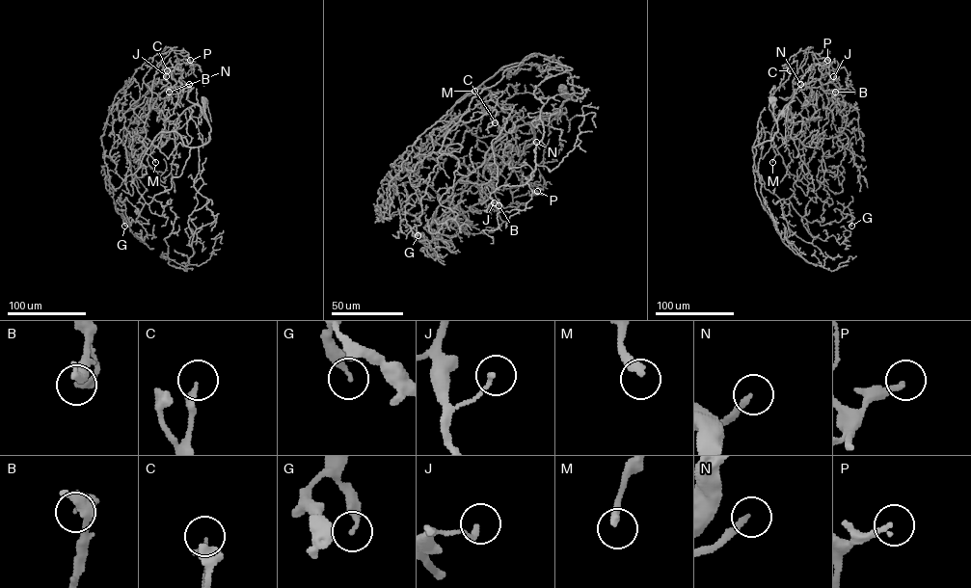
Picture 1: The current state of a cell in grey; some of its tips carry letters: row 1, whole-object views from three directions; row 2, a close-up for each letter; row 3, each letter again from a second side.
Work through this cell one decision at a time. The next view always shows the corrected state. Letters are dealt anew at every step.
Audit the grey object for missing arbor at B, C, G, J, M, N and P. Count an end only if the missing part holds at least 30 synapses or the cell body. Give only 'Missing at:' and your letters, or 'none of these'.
Missing at: M, N

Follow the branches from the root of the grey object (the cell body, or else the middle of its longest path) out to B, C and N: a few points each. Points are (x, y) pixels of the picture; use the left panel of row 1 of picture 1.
B: (204, 100), (208, 121), (202, 108), (187, 99), (187, 85), (167, 87), (163, 91), (169, 92)
C: (204, 100), (206, 144), (187, 146), (176, 132), (160, 132), (146, 153), (157, 146), (178, 97), (167, 70)
N: (204, 100), (208, 121), (202, 108), (187, 99), (189, 84)

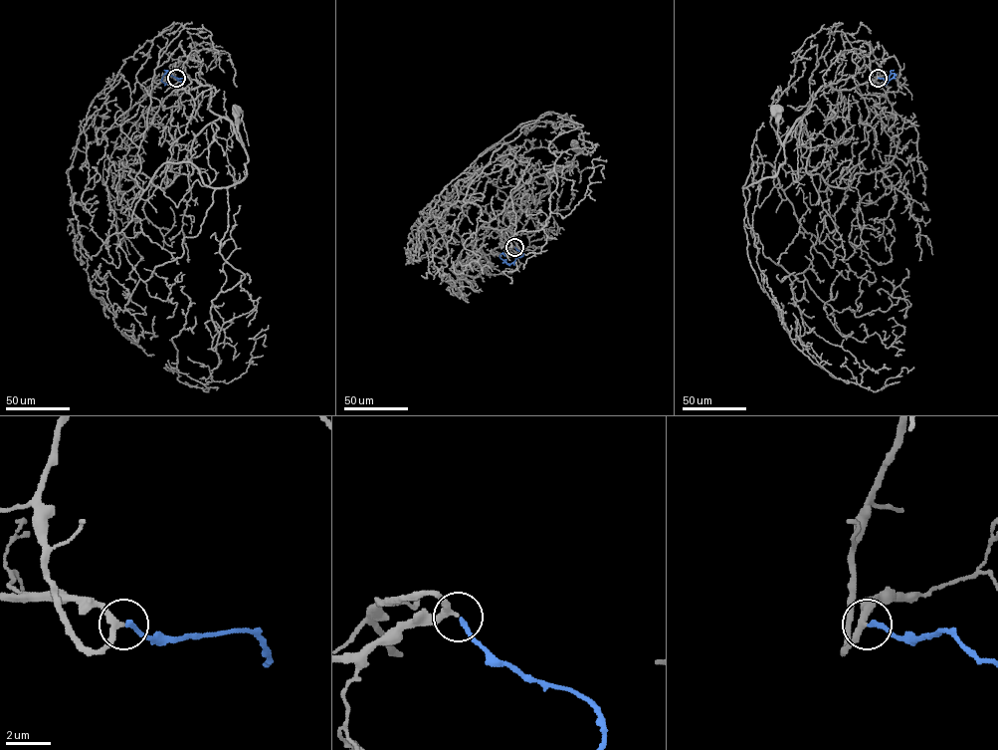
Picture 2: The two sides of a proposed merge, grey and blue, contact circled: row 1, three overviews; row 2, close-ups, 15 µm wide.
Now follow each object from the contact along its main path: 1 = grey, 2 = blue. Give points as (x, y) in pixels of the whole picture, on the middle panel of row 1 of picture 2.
1: (514, 247), (504, 246), (505, 231), (548, 191), (547, 177), (582, 151), (575, 145)
2: (514, 247), (523, 255), (513, 262), (507, 264), (499, 258), (502, 254)

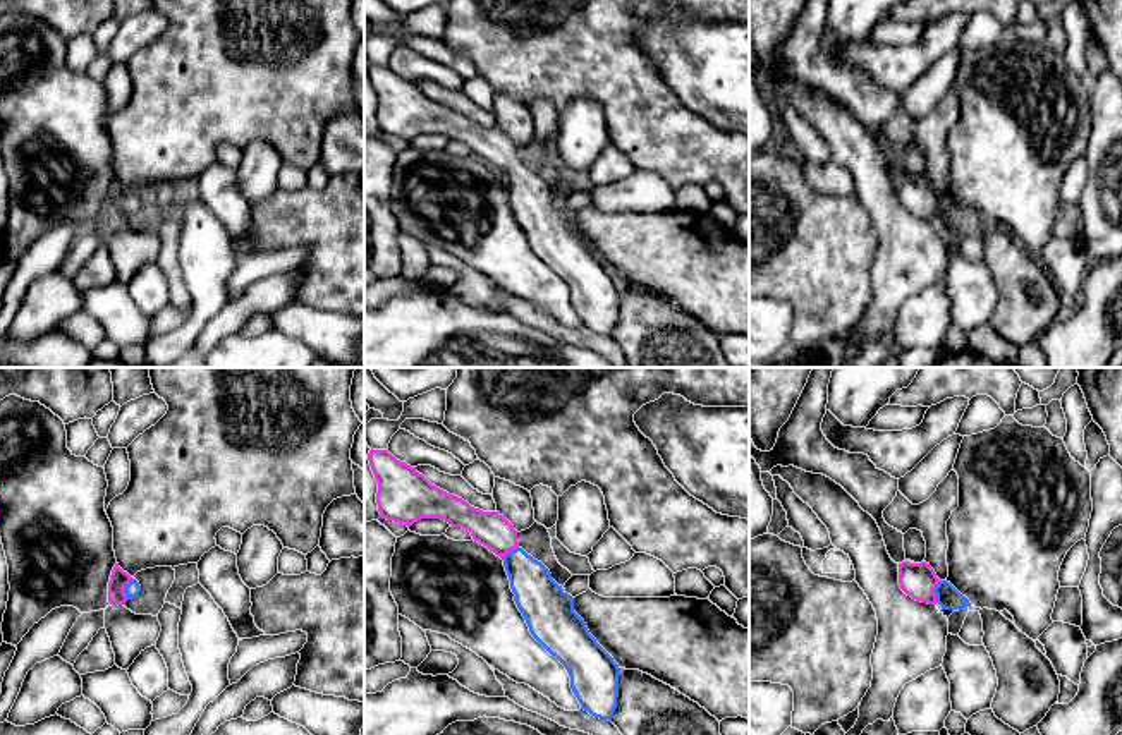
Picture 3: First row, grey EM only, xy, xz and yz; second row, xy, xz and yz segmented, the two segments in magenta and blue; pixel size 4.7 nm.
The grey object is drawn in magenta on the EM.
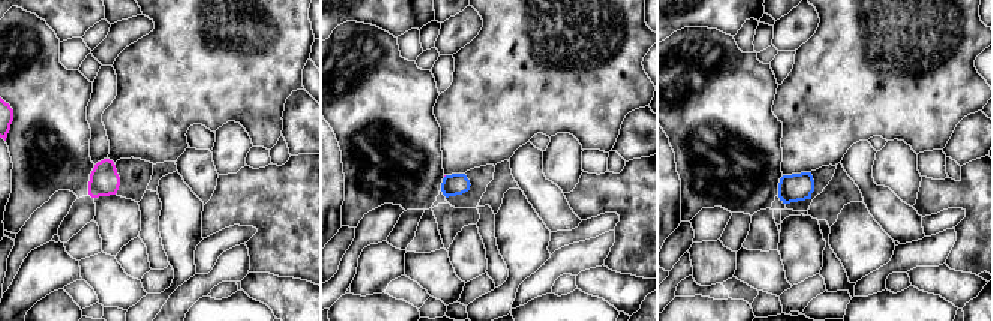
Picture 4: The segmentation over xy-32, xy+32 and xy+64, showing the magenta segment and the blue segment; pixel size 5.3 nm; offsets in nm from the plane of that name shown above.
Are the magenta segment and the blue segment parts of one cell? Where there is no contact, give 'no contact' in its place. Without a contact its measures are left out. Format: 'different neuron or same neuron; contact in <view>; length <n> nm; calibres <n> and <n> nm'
same neuron; contact in yz; length 110 nm; calibres 160 and 110 nm

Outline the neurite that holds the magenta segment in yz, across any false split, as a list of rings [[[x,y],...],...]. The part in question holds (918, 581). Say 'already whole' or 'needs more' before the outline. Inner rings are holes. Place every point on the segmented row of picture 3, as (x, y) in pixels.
needs more; [[[899,563],[899,586],[916,601],[940,604],[942,610],[964,610],[971,606],[950,582],[940,580],[930,563]]]

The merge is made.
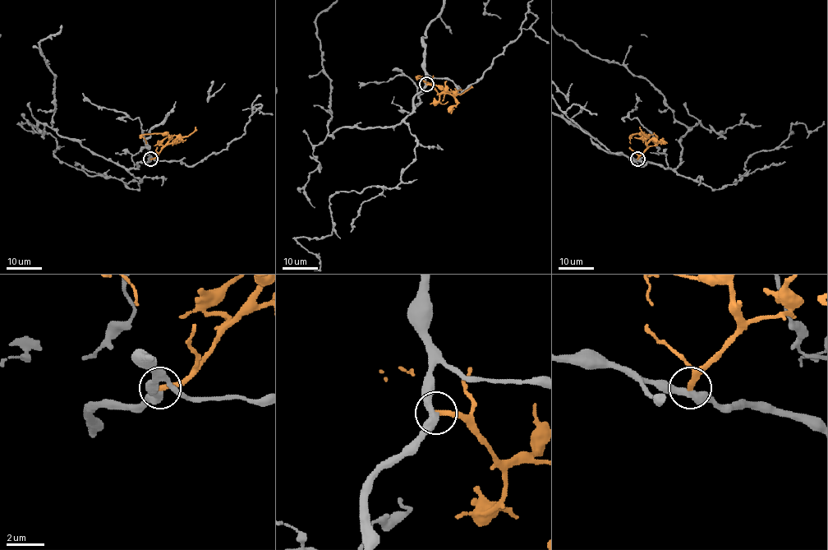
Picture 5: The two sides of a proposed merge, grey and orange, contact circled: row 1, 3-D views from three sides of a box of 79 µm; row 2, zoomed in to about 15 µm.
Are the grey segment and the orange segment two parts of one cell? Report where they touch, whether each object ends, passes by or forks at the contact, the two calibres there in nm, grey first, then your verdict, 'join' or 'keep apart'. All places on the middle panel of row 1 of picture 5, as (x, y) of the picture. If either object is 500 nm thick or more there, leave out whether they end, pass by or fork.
place (426, 84); grey passes by; orange ends; calibres 400 and 280 nm; keep apart

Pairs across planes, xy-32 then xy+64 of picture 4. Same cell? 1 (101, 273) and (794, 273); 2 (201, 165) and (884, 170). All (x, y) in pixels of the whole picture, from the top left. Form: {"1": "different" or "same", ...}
{"1": "different", "2": "different"}

